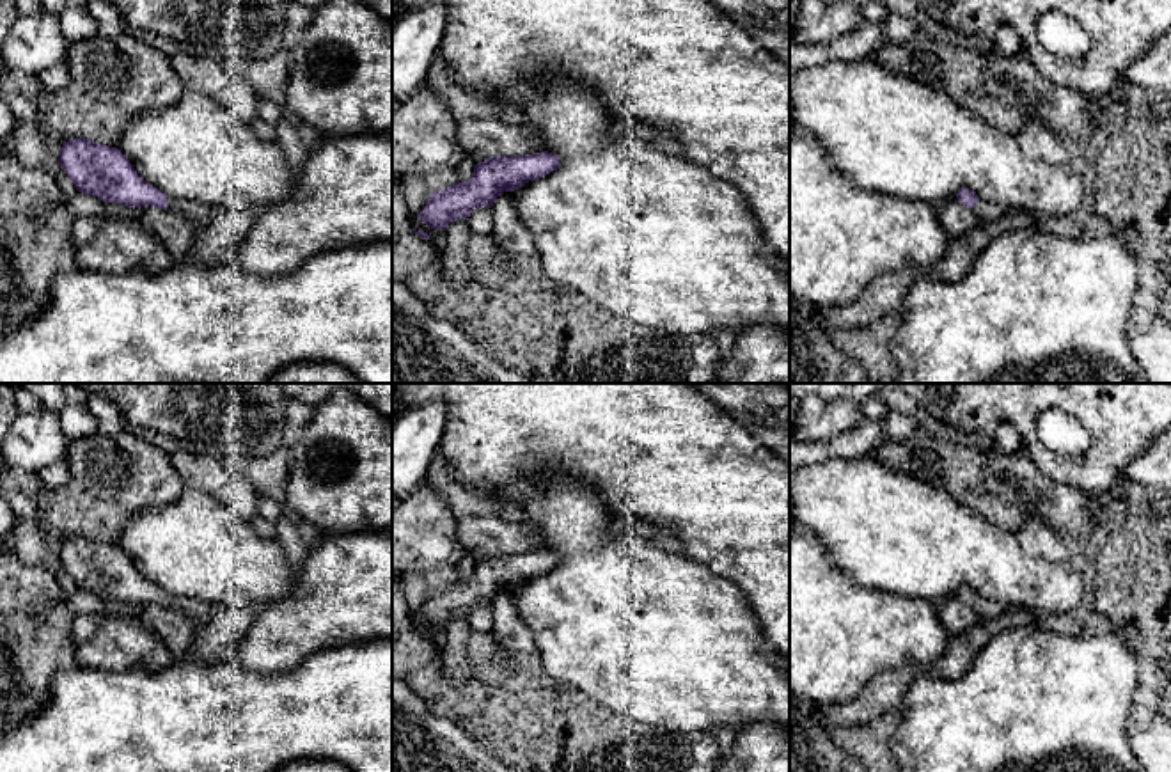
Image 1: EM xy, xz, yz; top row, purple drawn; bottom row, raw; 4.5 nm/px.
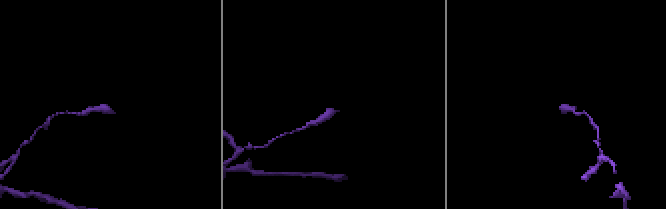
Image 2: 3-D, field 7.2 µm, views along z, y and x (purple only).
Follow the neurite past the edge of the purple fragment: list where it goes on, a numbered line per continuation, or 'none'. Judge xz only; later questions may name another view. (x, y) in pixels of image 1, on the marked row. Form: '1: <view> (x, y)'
none

